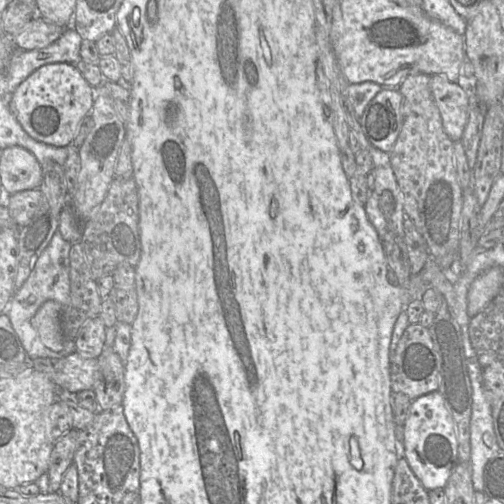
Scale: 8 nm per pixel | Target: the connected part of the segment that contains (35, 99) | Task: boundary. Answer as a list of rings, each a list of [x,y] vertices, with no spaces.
[[[47,64],[27,77],[11,94],[10,109],[24,131],[33,139],[55,147],[71,146],[83,118],[95,101],[94,88],[76,65]]]

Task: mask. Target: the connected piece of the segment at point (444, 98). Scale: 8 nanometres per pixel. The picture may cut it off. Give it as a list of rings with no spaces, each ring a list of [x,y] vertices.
[[[431,75],[430,89],[445,133],[453,142],[460,141],[468,118],[467,90],[441,75]]]

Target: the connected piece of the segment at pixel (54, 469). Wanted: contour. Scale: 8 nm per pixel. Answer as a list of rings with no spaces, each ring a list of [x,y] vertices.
[[[74,428],[70,429],[56,441],[49,461],[48,494],[59,492],[64,475],[74,462],[74,455],[78,445],[79,430]]]

